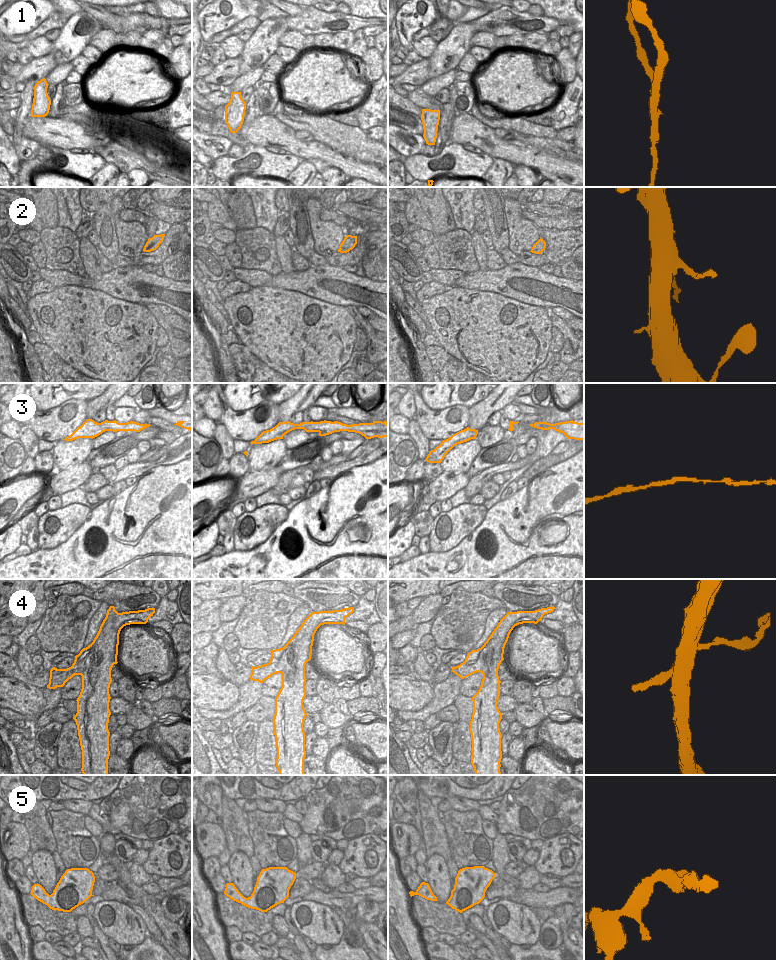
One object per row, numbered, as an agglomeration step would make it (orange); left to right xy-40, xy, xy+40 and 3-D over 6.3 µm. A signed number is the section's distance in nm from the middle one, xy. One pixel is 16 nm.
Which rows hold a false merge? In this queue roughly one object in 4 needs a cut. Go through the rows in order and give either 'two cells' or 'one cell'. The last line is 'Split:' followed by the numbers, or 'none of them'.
1: two cells
2: one cell
3: one cell
4: two cells
5: one cell
Split: 1, 4

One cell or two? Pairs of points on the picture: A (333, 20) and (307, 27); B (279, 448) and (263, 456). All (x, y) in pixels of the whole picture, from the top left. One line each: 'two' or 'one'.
A: one
B: one

